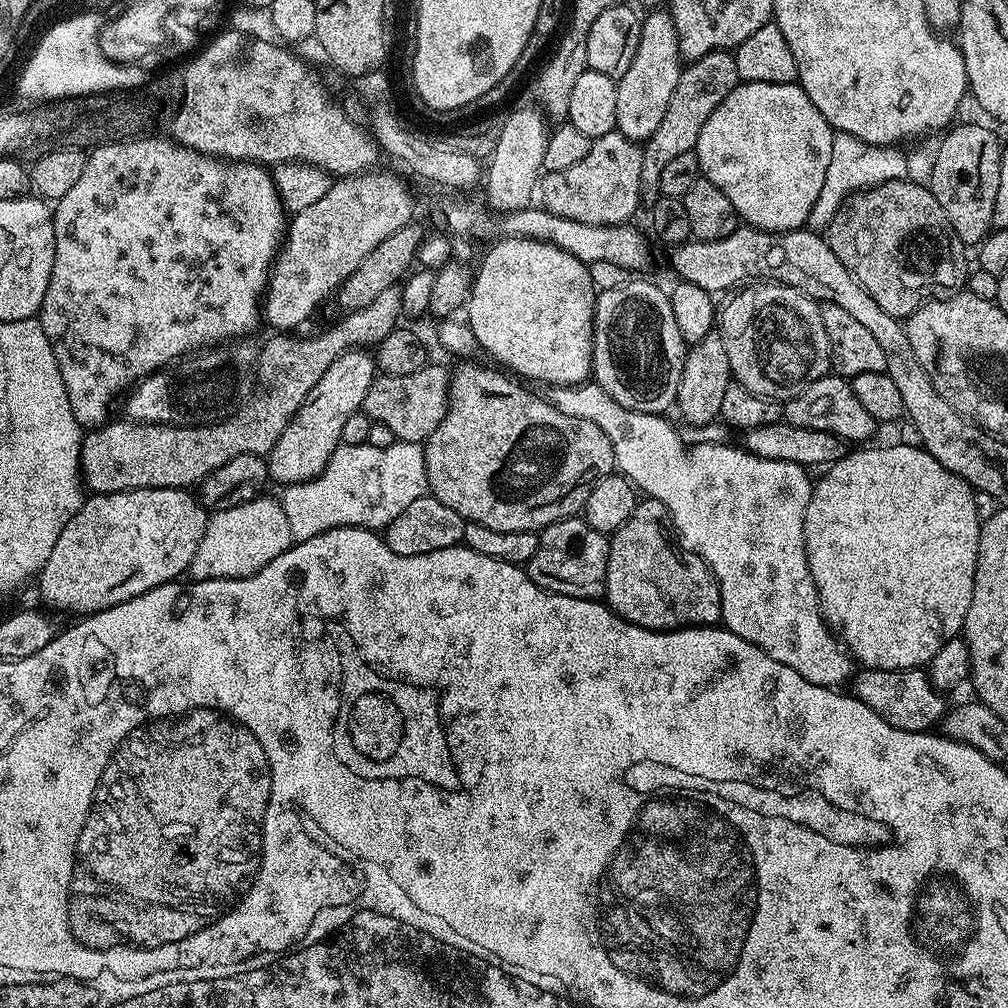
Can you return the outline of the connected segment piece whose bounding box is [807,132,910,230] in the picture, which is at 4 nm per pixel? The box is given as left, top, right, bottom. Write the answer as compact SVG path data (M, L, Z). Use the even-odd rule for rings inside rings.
M836 132L832 137L826 182L822 182L818 202L814 202L814 210L810 210L807 227L812 230L827 229L840 208L848 201L848 197L856 195L857 192L865 192L866 189L878 186L882 182L909 179L908 160L900 151L896 146L874 146L870 142L862 142L862 138L854 134Z

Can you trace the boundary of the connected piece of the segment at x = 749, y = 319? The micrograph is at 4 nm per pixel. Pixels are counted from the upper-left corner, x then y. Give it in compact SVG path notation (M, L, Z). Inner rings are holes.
M752 282L732 295L736 294L718 312L718 331L722 342L726 342L726 358L730 358L730 370L735 383L746 386L746 390L759 396L787 402L806 390L810 382L818 382L818 378L829 375L832 351L828 349L826 326L822 326L822 314L817 301L797 288L775 282Z

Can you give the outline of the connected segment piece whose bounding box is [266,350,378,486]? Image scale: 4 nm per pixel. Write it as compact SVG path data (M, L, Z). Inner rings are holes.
M357 350L342 354L338 362L330 365L330 370L318 378L314 390L306 394L306 402L294 414L286 430L282 432L282 438L268 453L268 475L280 486L290 484L304 484L312 480L330 462L334 450L339 448L342 438L342 425L350 414L361 411L366 390L370 390L374 377L378 372L378 364L373 353L368 350Z

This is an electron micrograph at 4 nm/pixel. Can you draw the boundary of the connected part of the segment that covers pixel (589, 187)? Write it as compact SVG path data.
M618 131L597 136L590 146L590 154L582 162L566 170L544 172L538 185L539 203L562 218L587 224L623 224L631 221L636 207L642 204L642 160L644 149L635 140L628 140Z

